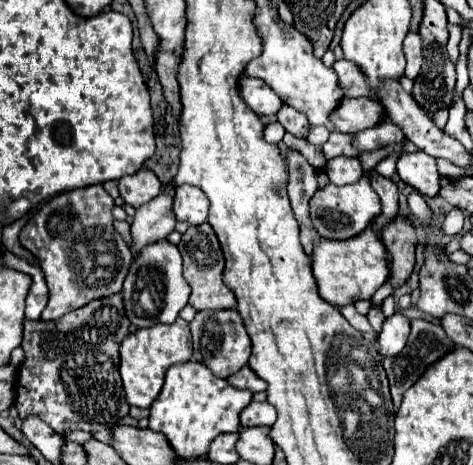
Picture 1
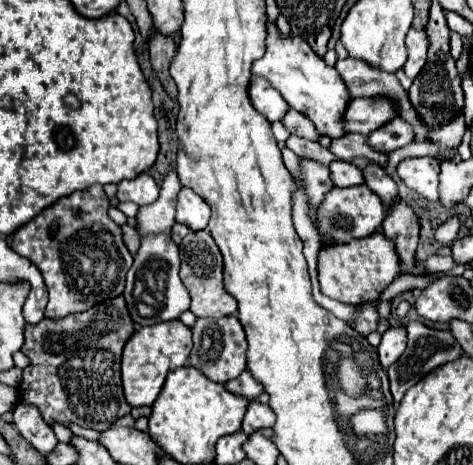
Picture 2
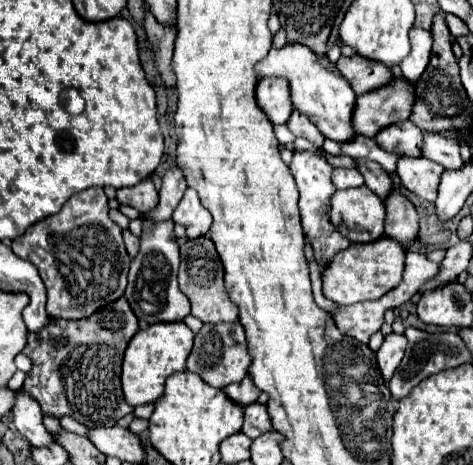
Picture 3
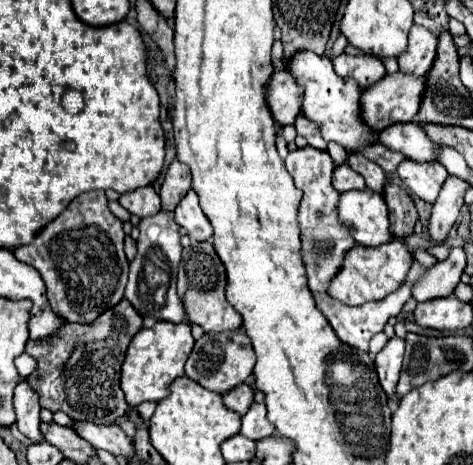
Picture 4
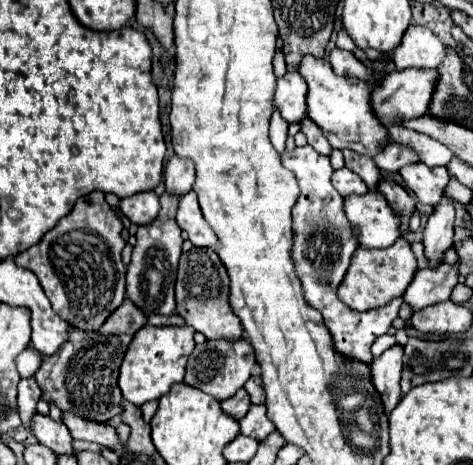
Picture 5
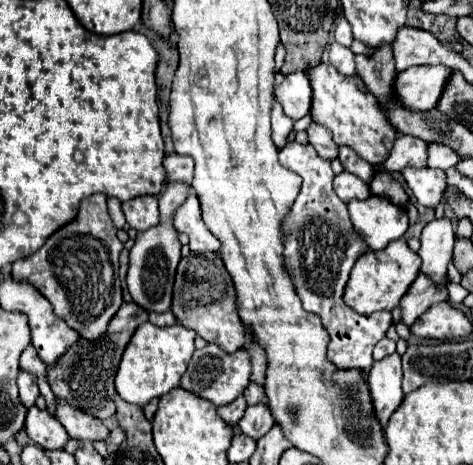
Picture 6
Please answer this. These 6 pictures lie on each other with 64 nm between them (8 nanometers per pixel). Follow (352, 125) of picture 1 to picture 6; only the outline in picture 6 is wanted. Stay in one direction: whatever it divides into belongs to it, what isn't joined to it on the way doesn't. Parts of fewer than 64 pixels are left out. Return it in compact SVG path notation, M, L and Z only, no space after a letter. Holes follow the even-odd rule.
M444 66L408 68L396 76L396 96L408 110L426 112L436 108L452 70Z

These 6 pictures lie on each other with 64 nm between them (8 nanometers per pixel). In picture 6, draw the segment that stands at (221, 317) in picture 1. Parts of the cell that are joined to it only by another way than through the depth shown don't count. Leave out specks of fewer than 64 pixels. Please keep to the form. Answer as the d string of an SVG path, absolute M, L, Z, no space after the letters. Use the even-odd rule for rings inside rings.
M206 344L206 348L196 350L188 364L186 374L180 380L180 386L184 390L196 396L202 396L204 400L212 402L216 408L236 400L246 390L248 384L250 384L250 360L248 360L246 348L238 350L236 354L226 354L216 344Z

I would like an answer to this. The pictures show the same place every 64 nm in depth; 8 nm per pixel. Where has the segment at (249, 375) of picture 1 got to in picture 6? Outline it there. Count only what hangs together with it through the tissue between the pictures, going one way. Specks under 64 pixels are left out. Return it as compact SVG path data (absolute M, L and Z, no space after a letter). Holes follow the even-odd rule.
M238 396L232 404L228 404L228 406L222 406L220 410L218 410L218 414L222 416L222 420L226 422L226 424L230 424L232 428L236 428L236 424L238 424L238 420L244 416L244 410L246 410L246 400L244 400L244 396Z

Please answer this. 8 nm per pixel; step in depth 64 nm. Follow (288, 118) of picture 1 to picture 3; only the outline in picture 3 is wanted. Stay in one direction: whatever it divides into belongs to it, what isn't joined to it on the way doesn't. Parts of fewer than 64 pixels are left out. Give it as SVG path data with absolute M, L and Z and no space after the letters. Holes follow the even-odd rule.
M292 112L290 120L288 120L288 128L292 130L294 136L302 136L306 140L310 140L316 148L322 148L322 142L324 142L324 136L320 134L320 130L300 112Z

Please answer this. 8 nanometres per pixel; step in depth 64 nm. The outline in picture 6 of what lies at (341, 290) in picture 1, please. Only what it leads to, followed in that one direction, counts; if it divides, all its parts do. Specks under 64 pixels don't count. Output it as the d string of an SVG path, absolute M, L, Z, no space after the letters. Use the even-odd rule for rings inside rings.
M406 238L394 240L392 244L388 244L388 248L380 252L370 250L358 258L346 284L344 302L358 314L372 314L376 310L394 310L400 298L408 292L410 284L416 280L418 272L420 272L420 256L408 248Z

